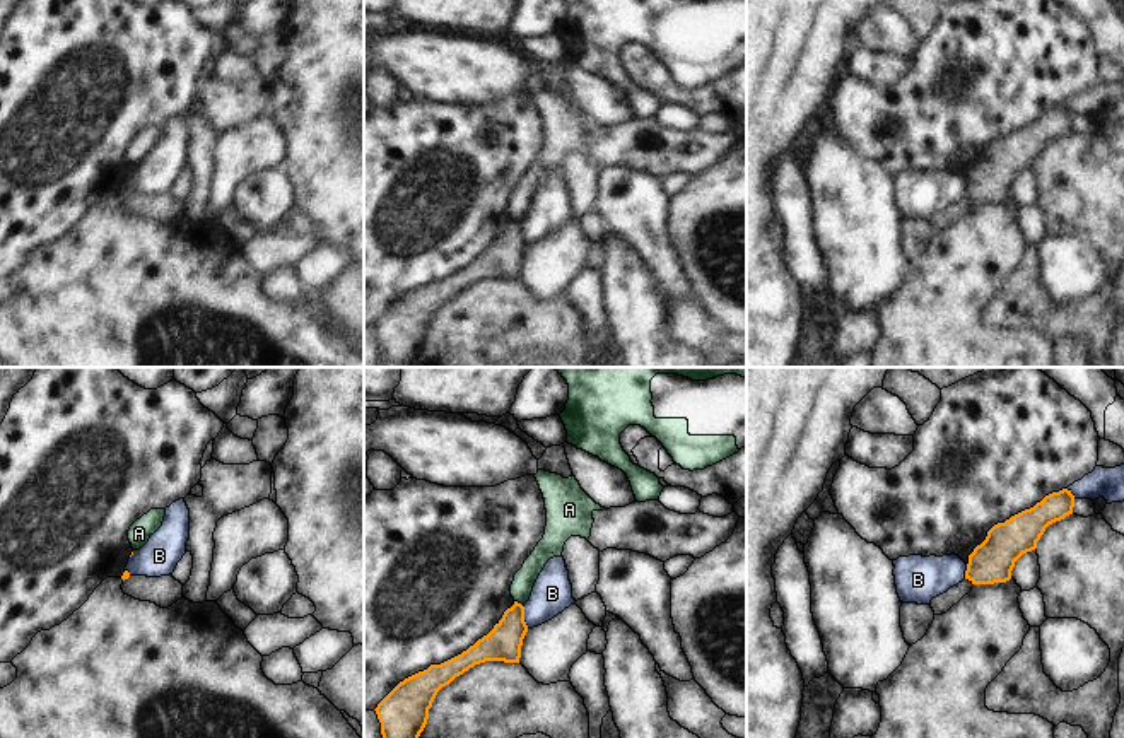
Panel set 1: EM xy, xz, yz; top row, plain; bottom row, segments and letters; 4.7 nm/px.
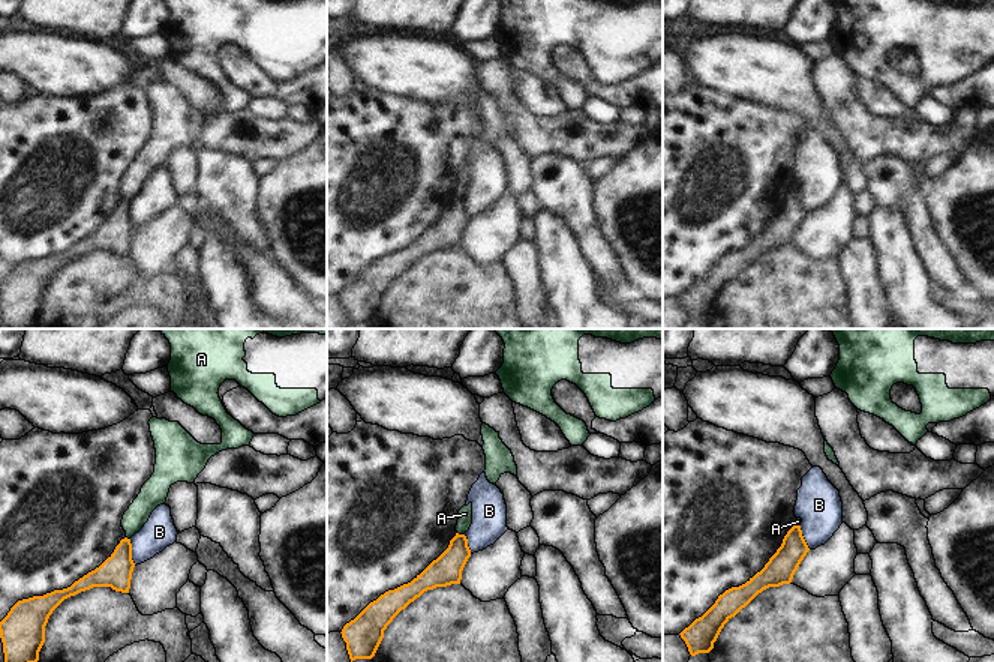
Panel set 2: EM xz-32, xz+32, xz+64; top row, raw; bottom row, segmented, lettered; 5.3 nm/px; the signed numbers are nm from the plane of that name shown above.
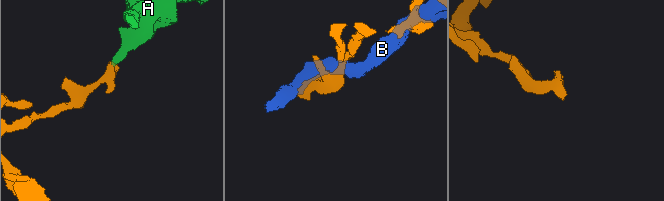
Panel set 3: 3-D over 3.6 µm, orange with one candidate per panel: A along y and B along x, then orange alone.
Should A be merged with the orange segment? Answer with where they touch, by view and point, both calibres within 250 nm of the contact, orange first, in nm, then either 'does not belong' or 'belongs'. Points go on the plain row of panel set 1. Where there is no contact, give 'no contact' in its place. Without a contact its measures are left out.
xz (516, 219) | 170/100 nm | does not belong

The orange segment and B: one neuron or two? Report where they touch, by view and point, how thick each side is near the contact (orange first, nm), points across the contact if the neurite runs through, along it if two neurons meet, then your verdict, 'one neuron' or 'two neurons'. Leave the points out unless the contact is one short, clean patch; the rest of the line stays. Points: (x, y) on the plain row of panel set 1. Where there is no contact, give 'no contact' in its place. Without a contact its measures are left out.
meets orange in xz at (523, 234); 170 nm thick on the orange side, 190 nm on the other; two neurons

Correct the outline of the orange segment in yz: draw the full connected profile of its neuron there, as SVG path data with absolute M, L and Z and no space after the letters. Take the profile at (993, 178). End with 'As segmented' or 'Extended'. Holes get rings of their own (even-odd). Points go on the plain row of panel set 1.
M1063 106L1045 113L1004 140L994 142L986 157L969 173L965 196L972 202L994 202L1011 196L1015 179L1037 166L1045 145L1073 132L1074 113Z. As segmented

